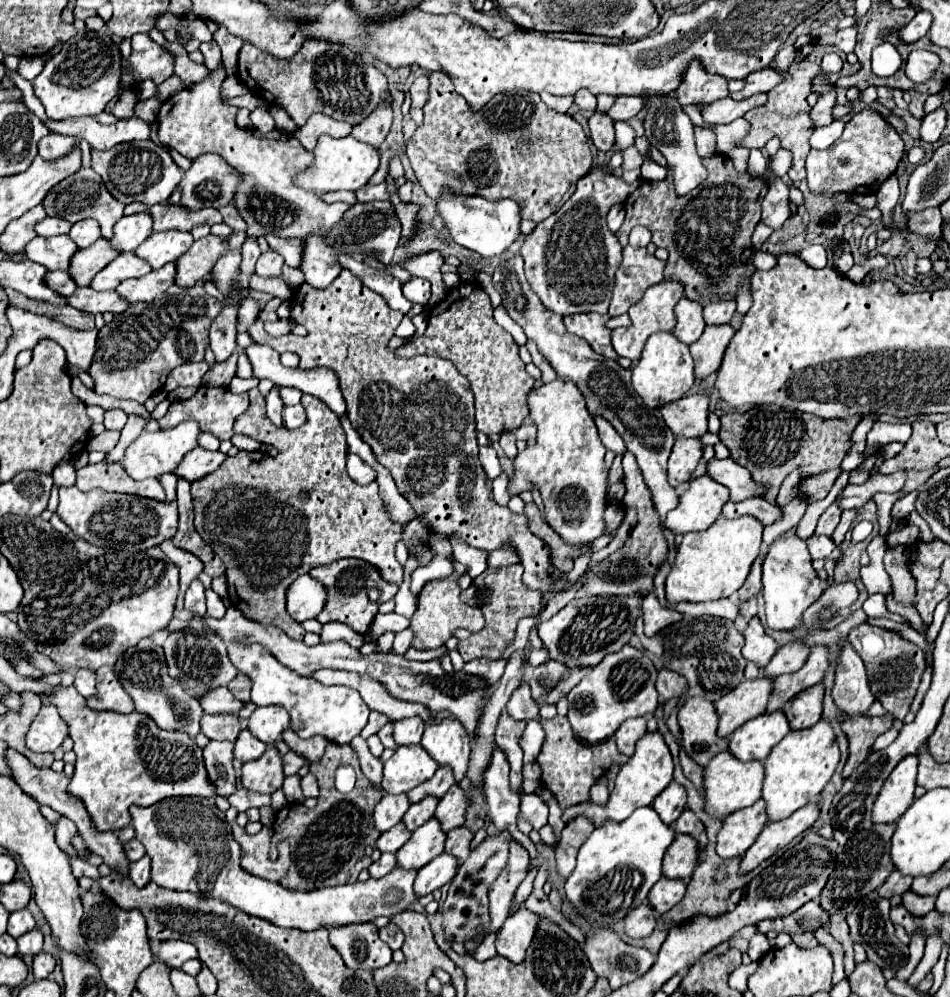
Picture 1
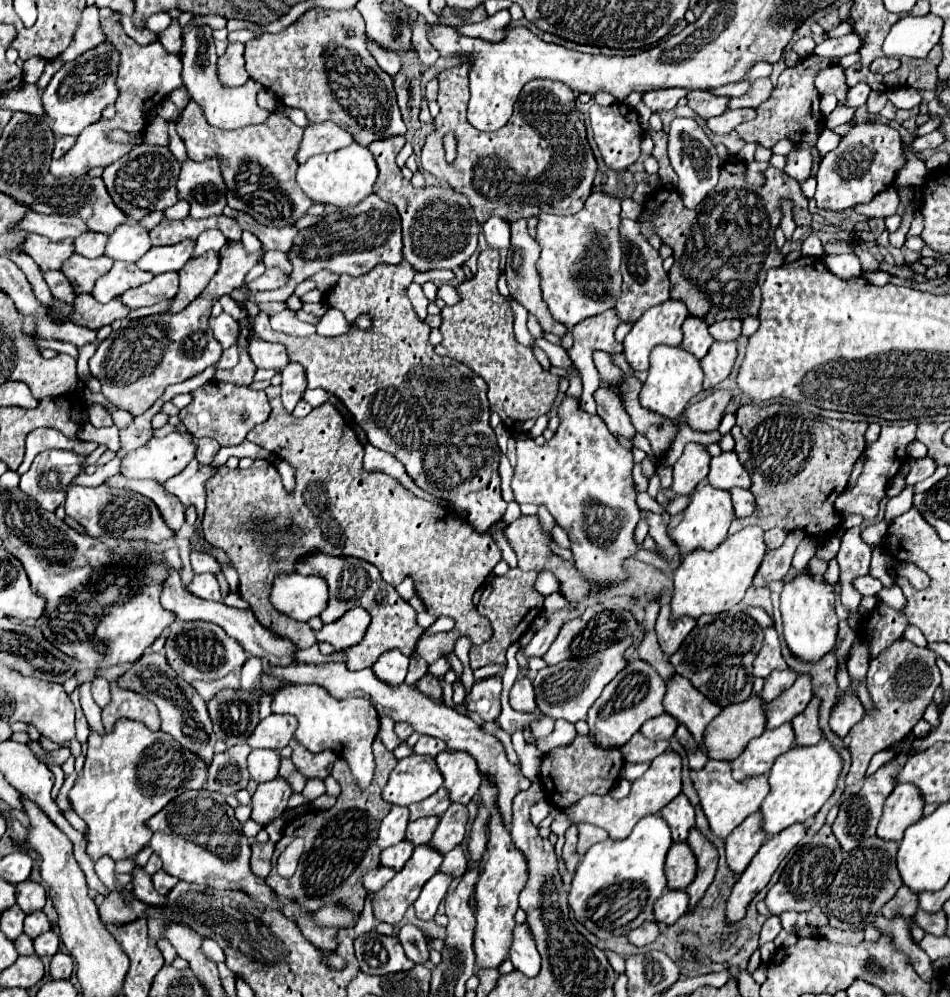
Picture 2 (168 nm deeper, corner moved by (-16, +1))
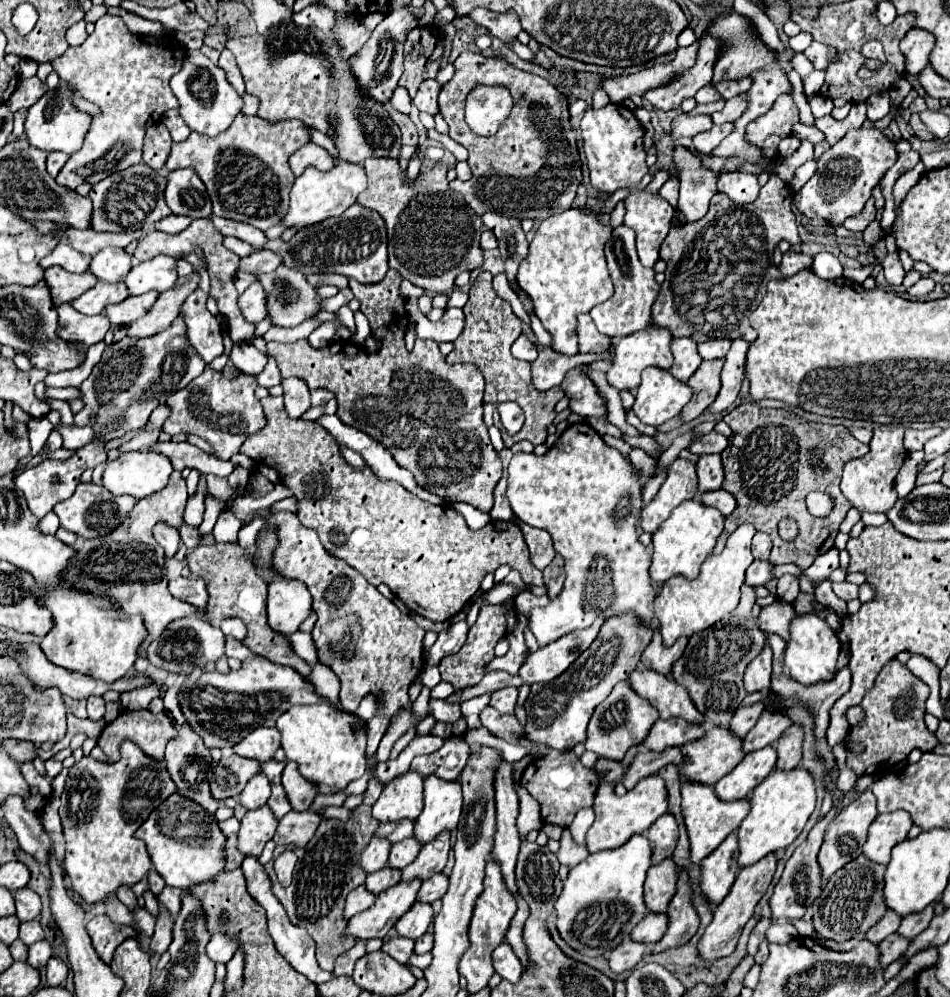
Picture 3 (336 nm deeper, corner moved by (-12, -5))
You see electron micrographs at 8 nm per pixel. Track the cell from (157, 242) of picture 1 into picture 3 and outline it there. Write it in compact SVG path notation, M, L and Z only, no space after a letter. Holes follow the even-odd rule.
M156 256L152 260L140 262L134 266L126 276L126 286L130 294L144 294L148 290L164 292L174 286L178 274L176 274L176 258L172 256Z

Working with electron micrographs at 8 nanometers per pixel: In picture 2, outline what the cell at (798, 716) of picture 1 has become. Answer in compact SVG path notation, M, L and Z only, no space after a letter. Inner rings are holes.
M812 698L806 710L792 720L796 746L814 746L822 740L822 732L818 728L818 706L820 706L820 700Z

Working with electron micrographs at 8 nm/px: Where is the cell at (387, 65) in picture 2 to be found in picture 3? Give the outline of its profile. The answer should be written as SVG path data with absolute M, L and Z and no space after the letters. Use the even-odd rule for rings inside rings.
M398 86L392 94L392 106L398 110L398 112L406 112L410 114L410 96L408 96L408 90L404 90L402 86Z

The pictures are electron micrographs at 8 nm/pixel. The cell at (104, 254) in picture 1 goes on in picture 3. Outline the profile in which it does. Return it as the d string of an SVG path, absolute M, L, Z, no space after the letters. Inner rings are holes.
M52 266L44 272L44 282L52 288L52 300L56 306L64 302L72 302L78 296L82 296L86 290L90 290L98 278L92 272L84 274L72 274L60 266Z

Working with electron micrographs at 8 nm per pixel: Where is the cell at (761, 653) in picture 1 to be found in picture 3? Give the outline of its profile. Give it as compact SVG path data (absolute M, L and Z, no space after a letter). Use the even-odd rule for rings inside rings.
M764 646L764 650L748 664L744 672L744 684L748 692L768 690L770 688L770 674L772 674L772 648Z

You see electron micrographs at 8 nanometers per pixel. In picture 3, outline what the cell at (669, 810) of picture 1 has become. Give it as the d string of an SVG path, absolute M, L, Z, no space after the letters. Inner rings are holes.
M662 814L650 828L648 828L648 840L652 844L652 862L658 864L664 858L672 856L676 844L678 844L678 822L672 814Z

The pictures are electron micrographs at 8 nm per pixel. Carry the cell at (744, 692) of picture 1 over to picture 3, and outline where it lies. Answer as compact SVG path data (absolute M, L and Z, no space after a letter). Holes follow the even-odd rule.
M724 726L708 728L700 740L684 744L682 754L686 764L682 766L680 776L710 786L714 786L744 758L742 738Z

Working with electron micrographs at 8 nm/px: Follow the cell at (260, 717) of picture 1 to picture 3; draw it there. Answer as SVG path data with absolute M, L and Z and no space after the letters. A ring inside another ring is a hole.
M258 726L252 730L242 742L234 746L234 752L244 758L254 758L258 762L272 760L274 752L280 748L280 732L278 728Z

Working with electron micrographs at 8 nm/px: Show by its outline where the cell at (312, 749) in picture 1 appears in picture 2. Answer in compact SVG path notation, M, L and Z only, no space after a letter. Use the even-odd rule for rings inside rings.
M292 742L292 762L296 766L296 770L306 778L306 780L312 780L312 778L328 778L330 772L332 772L332 766L336 762L336 754L330 752L330 750L324 750L320 754L312 754L308 752L304 746Z

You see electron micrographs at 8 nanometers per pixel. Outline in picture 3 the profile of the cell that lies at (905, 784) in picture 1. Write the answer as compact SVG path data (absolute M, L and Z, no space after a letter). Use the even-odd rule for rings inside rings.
M904 810L878 814L874 824L868 830L868 838L866 838L866 844L864 844L864 854L872 862L888 864L892 848L908 836L910 828L912 828L912 818Z

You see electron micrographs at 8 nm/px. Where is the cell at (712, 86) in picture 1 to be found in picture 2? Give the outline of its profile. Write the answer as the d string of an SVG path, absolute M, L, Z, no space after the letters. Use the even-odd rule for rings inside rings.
M692 90L688 94L688 106L704 120L712 118L712 116L720 116L726 106L728 106L728 98L718 98L718 96L712 96L710 92L706 90Z

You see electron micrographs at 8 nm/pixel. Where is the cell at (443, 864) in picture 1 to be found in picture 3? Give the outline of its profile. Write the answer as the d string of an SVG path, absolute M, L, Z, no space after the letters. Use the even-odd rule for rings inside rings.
M414 902L412 908L396 922L396 930L400 936L404 938L412 938L418 940L430 926L434 916L434 910L430 904L426 902Z

